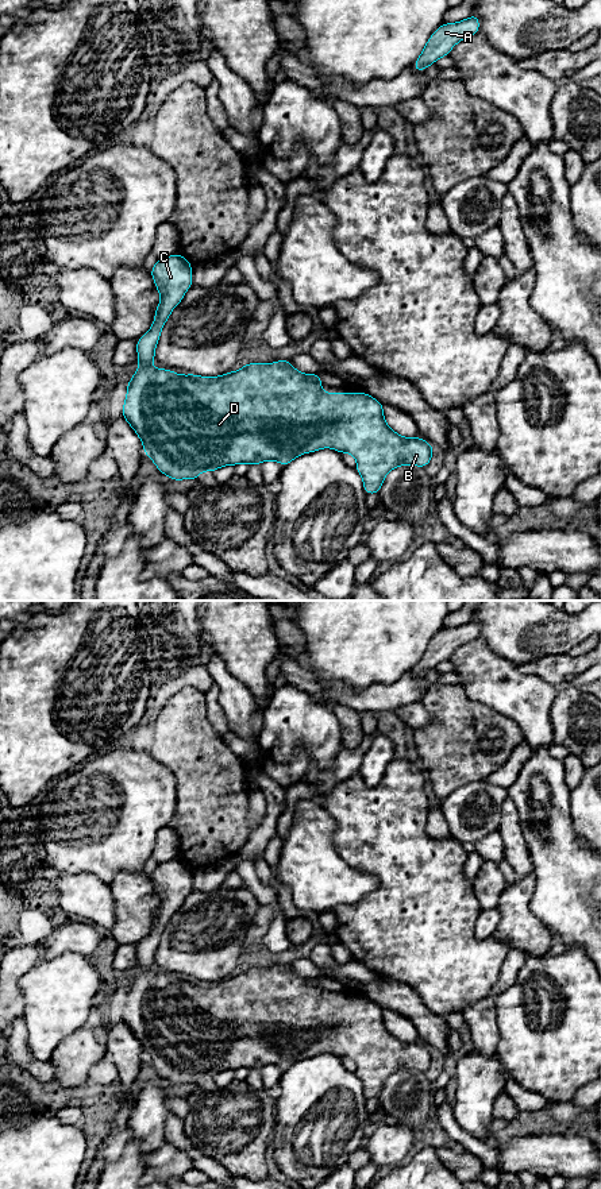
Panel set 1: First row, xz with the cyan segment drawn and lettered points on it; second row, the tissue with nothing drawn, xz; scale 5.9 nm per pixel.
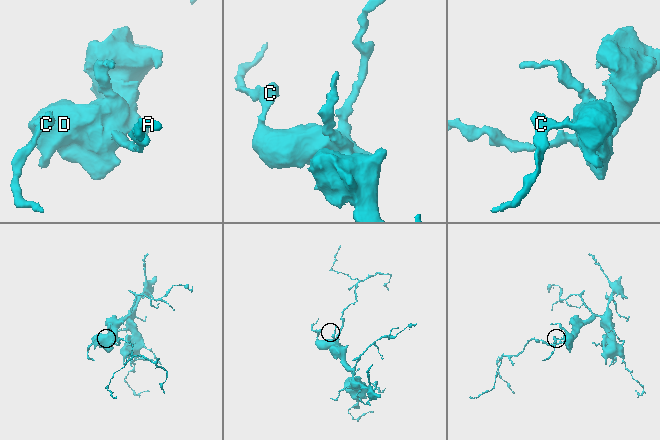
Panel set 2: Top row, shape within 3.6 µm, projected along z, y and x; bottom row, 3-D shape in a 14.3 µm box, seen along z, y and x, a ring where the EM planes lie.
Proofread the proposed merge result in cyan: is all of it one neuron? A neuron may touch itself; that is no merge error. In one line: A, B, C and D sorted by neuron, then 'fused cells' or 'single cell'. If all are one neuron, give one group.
A B C D; single cell

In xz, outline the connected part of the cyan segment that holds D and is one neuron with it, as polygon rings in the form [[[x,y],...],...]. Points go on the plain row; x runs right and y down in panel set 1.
[[[174,858],[157,864],[150,875],[162,903],[151,933],[136,945],[139,973],[127,988],[122,1016],[159,1077],[170,1085],[196,1085],[201,1076],[215,1077],[223,1070],[277,1065],[285,1072],[303,1058],[332,1053],[355,1061],[355,1074],[369,1100],[380,1099],[386,1078],[393,1073],[405,1069],[427,1072],[434,1062],[434,1051],[419,1041],[408,1043],[390,1034],[378,1004],[363,996],[323,997],[321,978],[303,978],[289,964],[269,969],[246,966],[240,974],[220,981],[181,980],[153,973],[161,935],[185,896],[193,891],[192,869]]]

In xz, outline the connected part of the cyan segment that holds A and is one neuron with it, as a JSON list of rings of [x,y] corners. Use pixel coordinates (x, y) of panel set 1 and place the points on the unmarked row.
[[[473,618],[470,622],[456,628],[443,628],[428,644],[420,661],[412,669],[413,675],[423,676],[439,663],[447,661],[451,653],[461,645],[479,637],[479,622]]]

